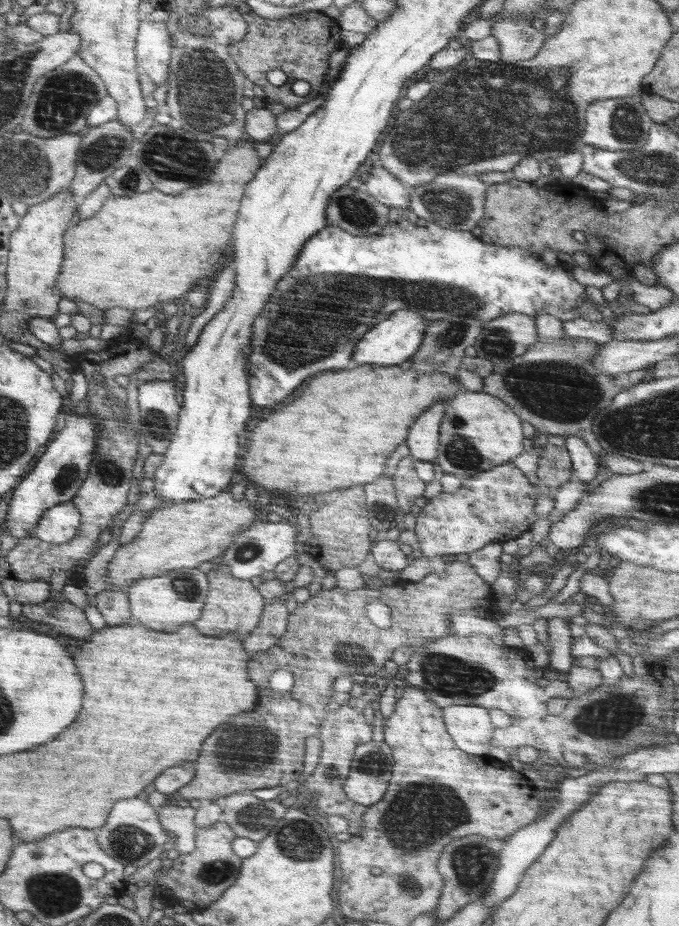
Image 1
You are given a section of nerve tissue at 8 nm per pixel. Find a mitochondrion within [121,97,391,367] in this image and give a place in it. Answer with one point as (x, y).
(173, 156)

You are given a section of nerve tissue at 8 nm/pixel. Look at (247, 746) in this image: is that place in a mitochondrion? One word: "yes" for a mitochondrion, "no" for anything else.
yes

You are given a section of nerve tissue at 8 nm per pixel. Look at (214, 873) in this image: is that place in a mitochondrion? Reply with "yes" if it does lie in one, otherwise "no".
yes

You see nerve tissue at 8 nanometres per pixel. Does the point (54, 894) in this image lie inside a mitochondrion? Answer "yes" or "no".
yes

